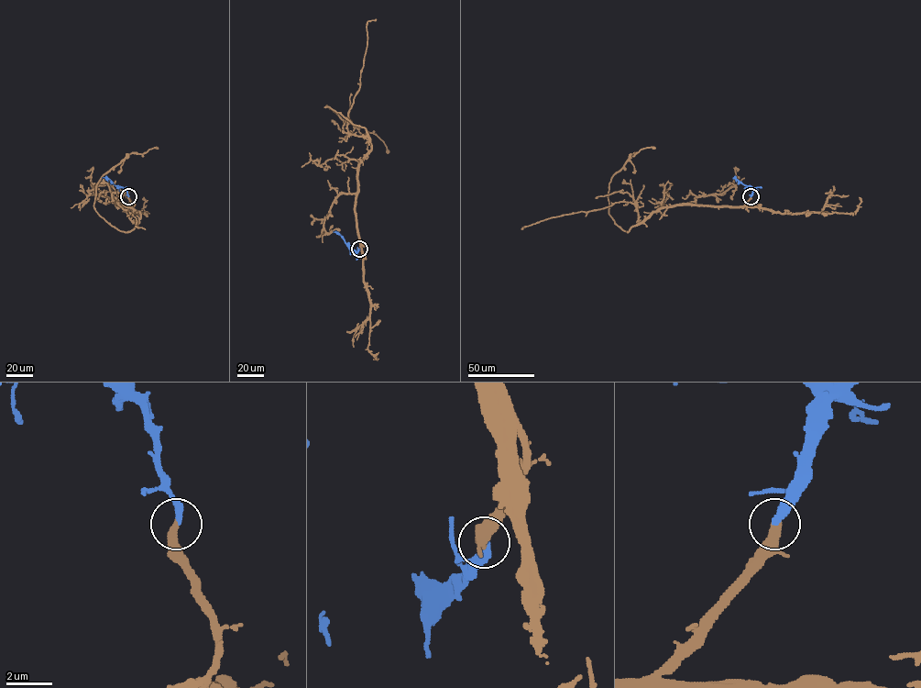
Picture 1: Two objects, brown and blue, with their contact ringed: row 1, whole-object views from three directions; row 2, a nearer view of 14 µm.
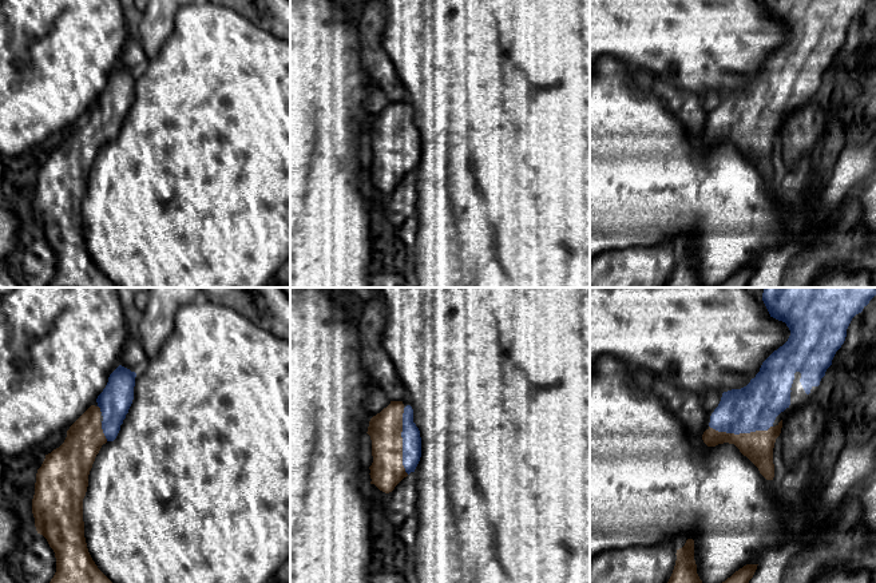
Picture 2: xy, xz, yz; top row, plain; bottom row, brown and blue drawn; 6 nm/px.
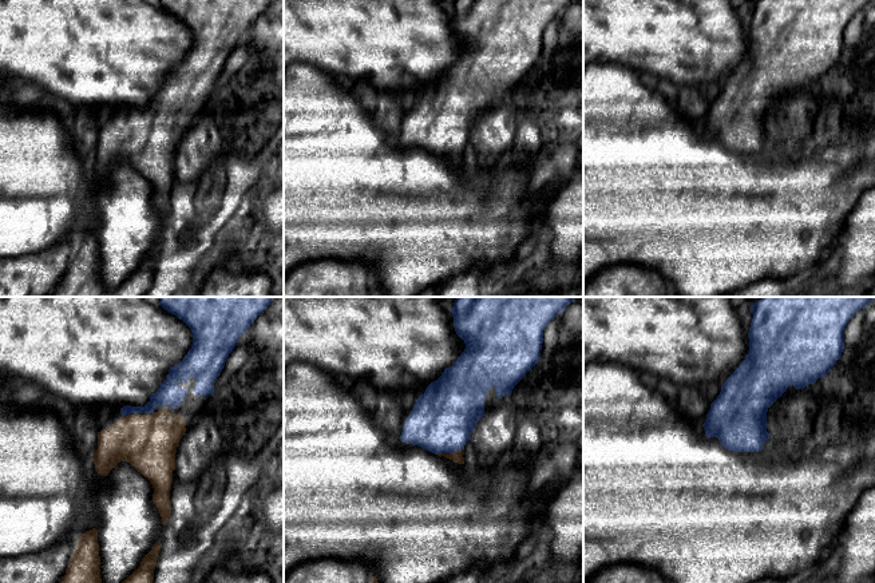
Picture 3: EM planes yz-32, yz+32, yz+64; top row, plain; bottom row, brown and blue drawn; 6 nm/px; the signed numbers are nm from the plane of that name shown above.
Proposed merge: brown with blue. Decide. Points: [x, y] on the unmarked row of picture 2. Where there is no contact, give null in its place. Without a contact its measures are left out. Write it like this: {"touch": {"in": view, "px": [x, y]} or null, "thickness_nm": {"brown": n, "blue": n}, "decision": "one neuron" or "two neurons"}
{"touch": {"in": "xz", "px": [401, 142]}, "thickness_nm": {"brown": 200, "blue": 110}, "decision": "one neuron"}

